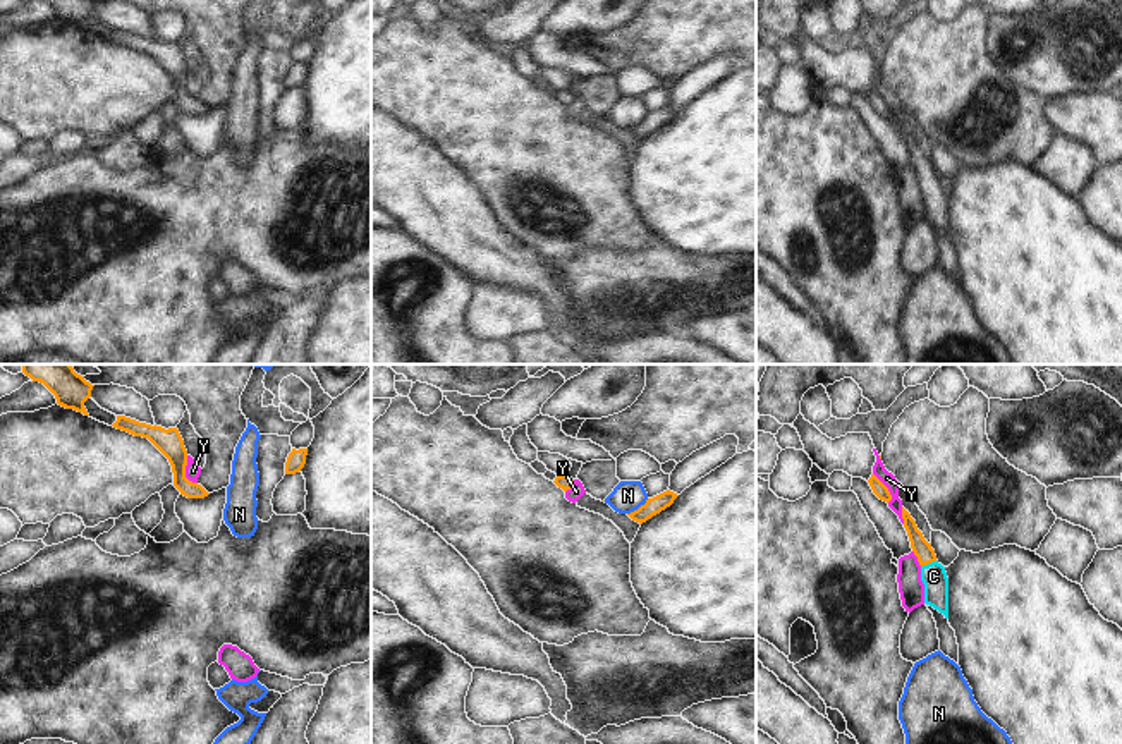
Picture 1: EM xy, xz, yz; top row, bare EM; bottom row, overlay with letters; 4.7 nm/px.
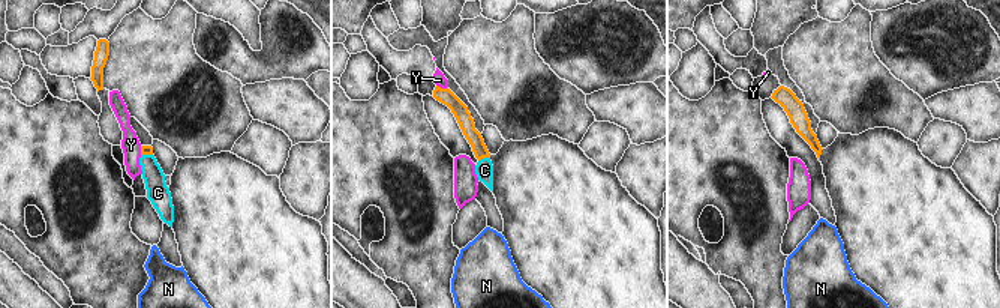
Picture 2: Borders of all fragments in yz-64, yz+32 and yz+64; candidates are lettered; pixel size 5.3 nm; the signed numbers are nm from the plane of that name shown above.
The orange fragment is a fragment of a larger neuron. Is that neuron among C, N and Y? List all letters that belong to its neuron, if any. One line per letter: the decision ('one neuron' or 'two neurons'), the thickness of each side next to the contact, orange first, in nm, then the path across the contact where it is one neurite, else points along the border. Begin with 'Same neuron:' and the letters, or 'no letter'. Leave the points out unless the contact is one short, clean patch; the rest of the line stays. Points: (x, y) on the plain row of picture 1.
Same neuron: C
C: one neuron | 90/120 nm | across yz (921, 164), (928, 177), (933, 191)
N: two neurons | 80/140 nm
Y: two neurons | 120/70 nm

